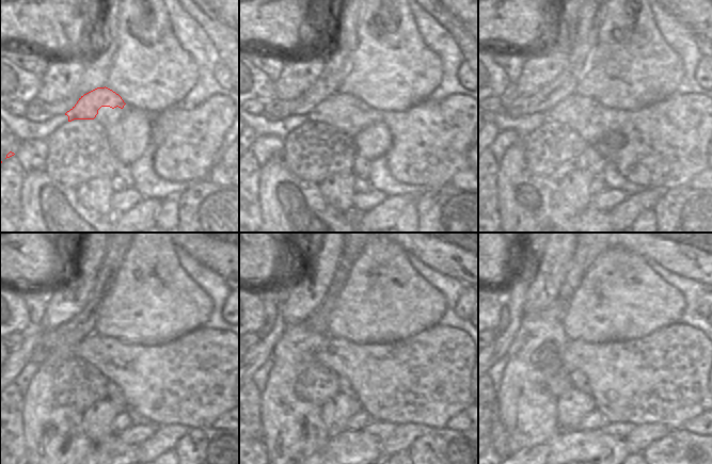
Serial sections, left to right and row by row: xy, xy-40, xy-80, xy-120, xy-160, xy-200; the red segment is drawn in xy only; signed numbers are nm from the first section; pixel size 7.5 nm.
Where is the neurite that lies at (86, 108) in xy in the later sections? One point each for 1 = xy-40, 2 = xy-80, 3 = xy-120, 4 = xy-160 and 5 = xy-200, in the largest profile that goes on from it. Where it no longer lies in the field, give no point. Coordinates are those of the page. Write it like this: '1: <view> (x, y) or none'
1: xy-40 (325, 112)
2: xy-80 (564, 113)
3: xy-120 (86, 350)
4: xy-160 (326, 356)
5: xy-200 (567, 357)

